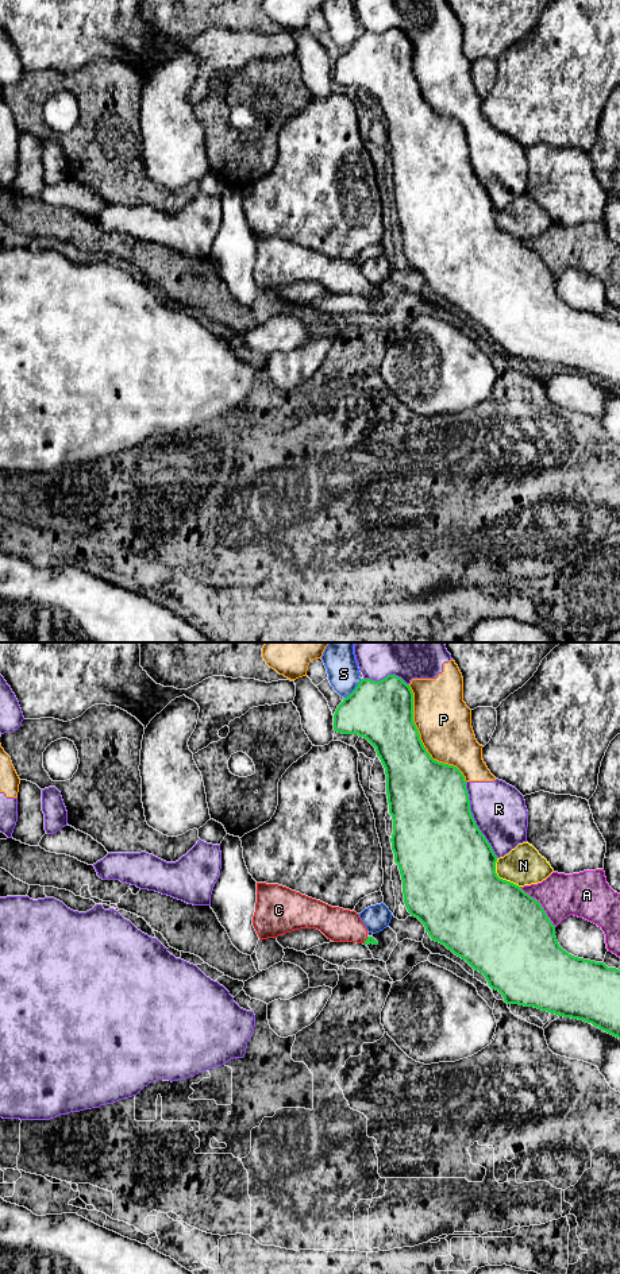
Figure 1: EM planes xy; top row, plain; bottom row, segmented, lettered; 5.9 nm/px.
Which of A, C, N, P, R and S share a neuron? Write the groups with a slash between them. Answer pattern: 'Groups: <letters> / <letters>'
Groups: A / C / N / P R / S

